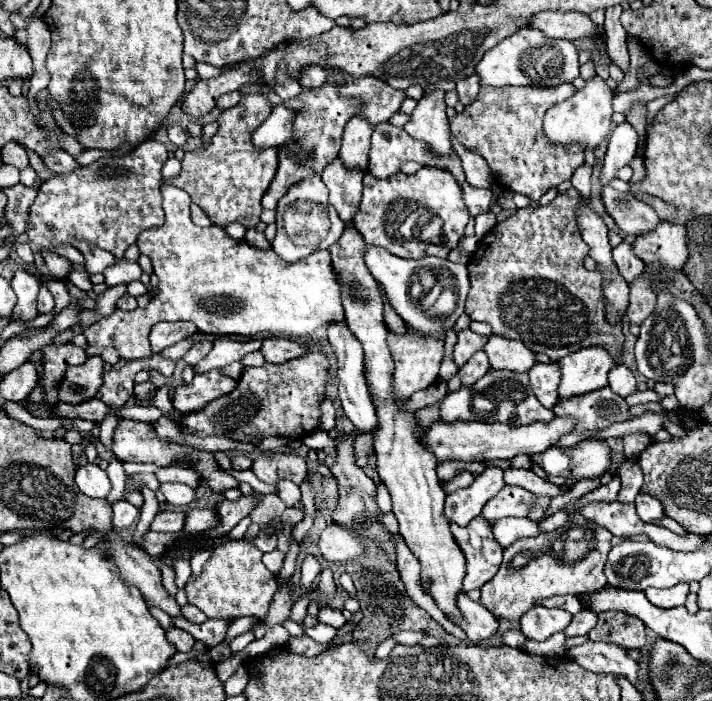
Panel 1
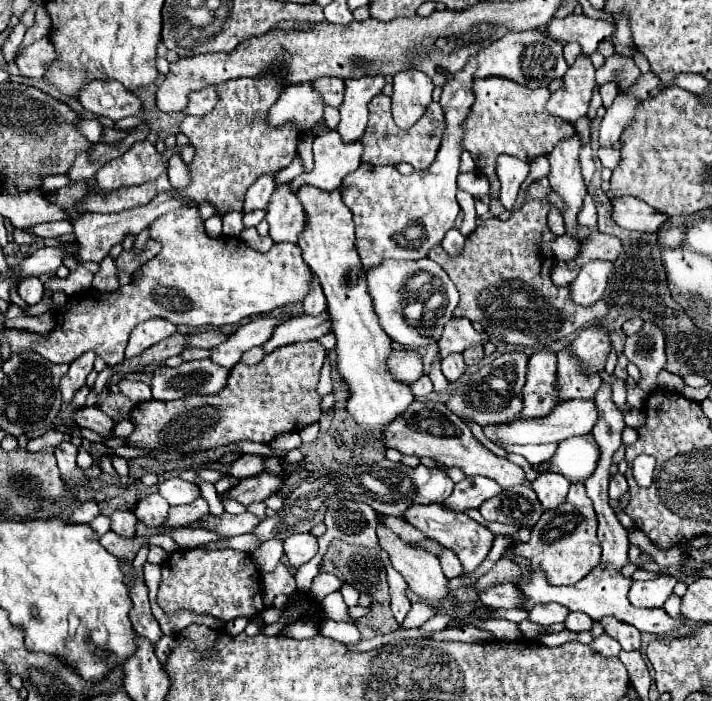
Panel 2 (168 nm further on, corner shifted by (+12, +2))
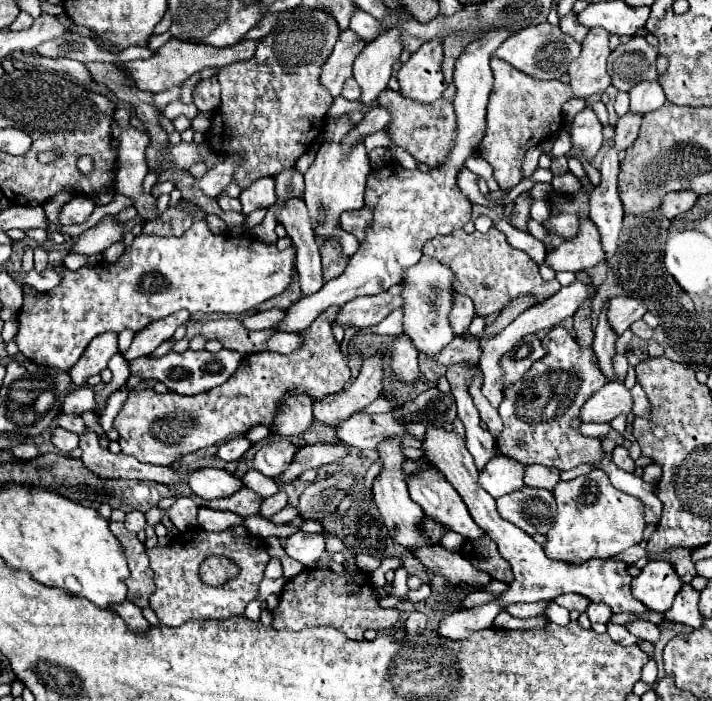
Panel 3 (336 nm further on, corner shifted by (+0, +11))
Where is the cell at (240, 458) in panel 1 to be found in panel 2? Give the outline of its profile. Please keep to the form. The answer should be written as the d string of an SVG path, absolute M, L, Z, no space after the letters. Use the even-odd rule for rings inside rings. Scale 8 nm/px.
M242 454L238 460L232 462L230 466L230 476L234 478L250 478L250 476L258 476L260 472L264 472L264 456L256 456L256 454Z

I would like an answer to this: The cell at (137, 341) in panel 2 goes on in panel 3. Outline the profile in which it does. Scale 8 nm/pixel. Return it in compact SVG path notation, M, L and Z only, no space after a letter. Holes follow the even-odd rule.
M176 311L160 321L154 321L152 325L144 327L140 333L136 333L130 349L124 353L124 359L126 361L132 361L132 359L138 359L138 357L144 357L144 355L150 355L158 345L162 345L164 341L168 341L174 331L186 323L190 319L190 313L188 311Z

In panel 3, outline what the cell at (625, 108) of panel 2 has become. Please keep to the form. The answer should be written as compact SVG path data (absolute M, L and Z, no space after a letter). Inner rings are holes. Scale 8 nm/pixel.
M644 81L636 83L630 89L630 113L644 117L646 113L660 109L666 103L664 91L660 89L658 81Z

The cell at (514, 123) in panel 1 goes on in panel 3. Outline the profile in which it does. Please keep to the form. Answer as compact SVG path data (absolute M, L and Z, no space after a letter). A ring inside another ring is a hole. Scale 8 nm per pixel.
M492 59L492 73L494 87L488 101L486 135L478 153L492 165L500 189L510 191L522 181L520 165L524 153L530 147L538 147L544 141L556 137L556 133L562 129L562 107L572 99L572 89L562 81L540 81L528 77L500 59Z

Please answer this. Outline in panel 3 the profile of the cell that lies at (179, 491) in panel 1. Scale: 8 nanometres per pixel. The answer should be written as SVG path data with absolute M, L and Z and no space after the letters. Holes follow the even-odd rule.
M204 467L188 473L188 487L202 499L220 499L242 489L242 481L224 469Z

